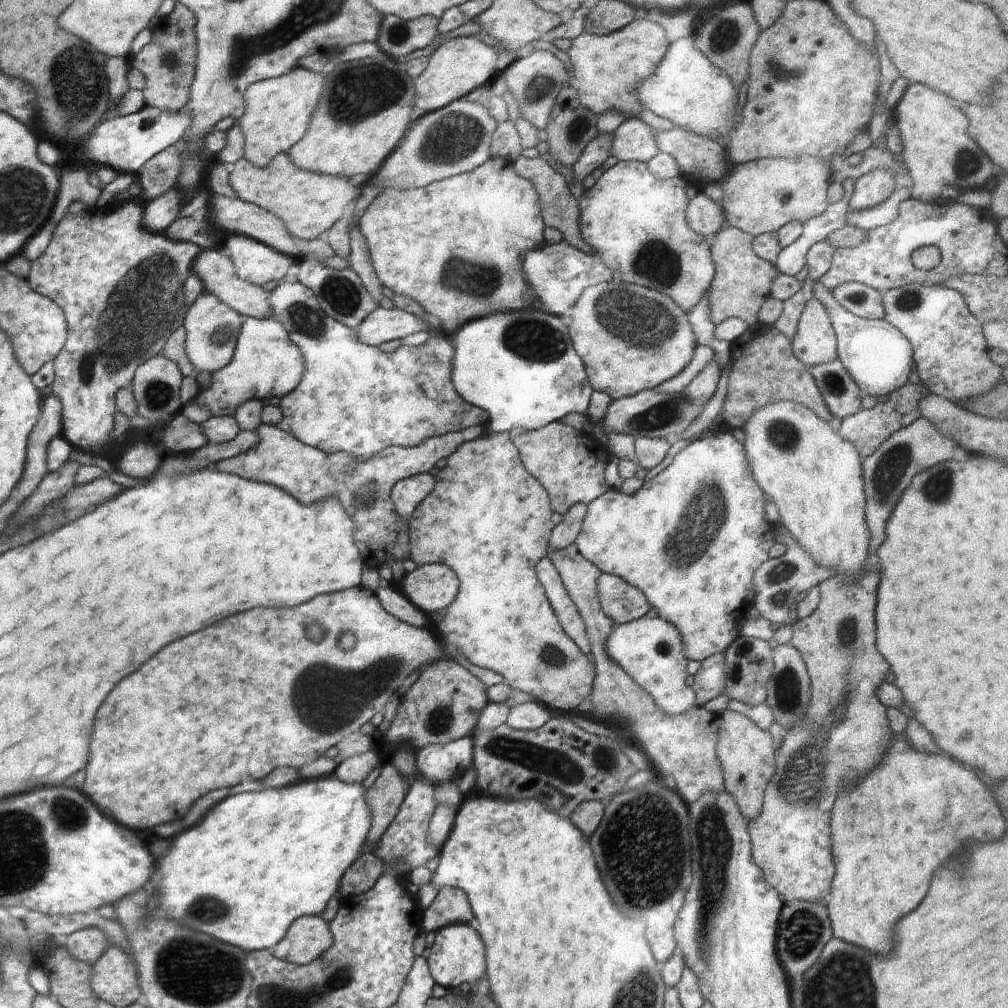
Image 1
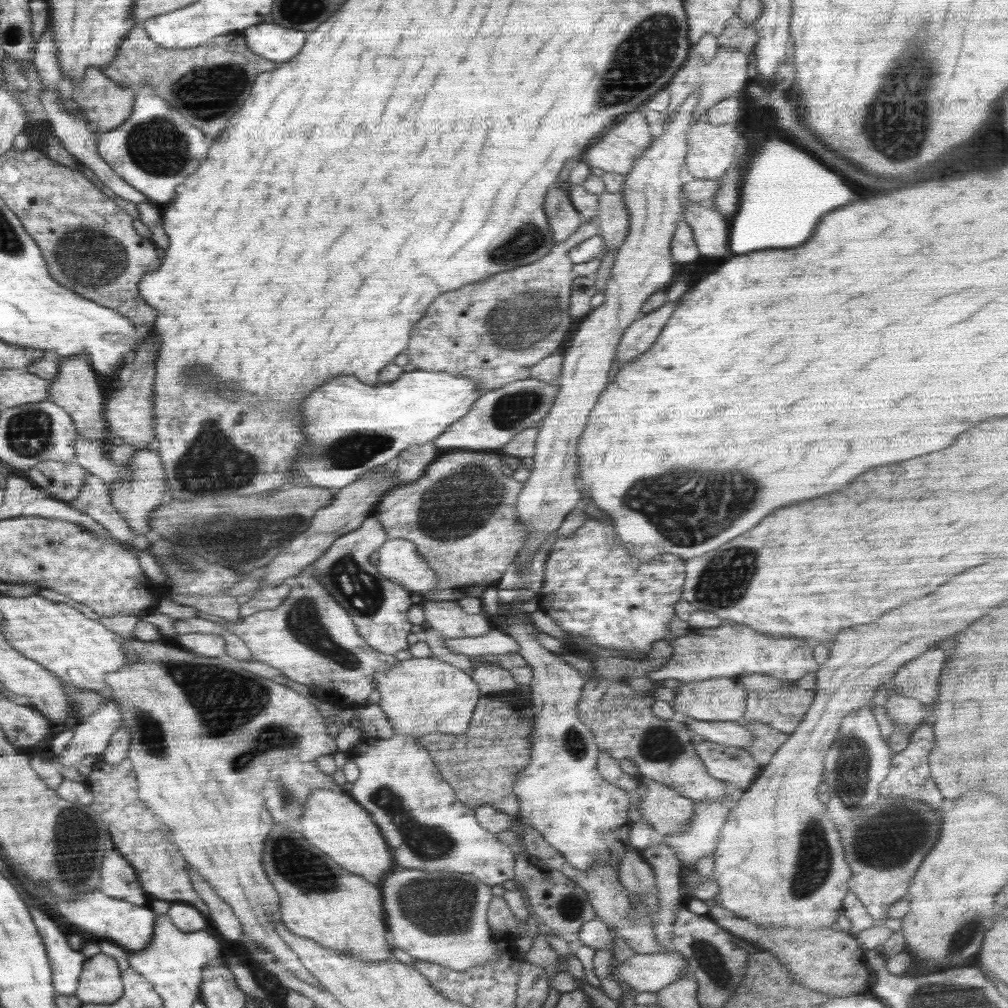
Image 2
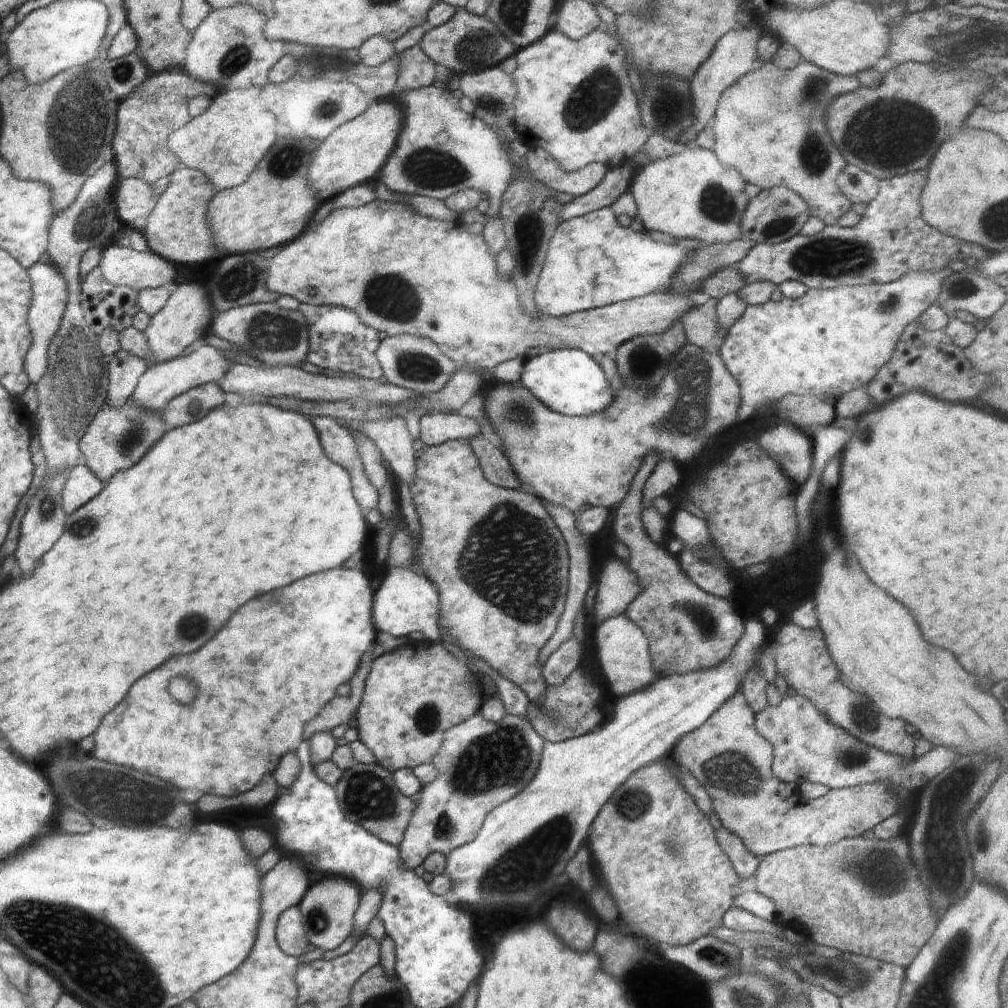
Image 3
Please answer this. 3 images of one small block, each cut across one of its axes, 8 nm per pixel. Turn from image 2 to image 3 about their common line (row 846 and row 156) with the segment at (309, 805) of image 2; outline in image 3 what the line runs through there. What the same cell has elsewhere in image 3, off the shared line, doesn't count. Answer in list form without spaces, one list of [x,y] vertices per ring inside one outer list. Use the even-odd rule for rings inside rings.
[[[377,100],[358,116],[338,126],[336,132],[331,132],[326,140],[322,140],[307,172],[309,183],[319,190],[318,198],[331,200],[352,186],[376,178],[397,143],[403,120],[403,110],[394,100]]]

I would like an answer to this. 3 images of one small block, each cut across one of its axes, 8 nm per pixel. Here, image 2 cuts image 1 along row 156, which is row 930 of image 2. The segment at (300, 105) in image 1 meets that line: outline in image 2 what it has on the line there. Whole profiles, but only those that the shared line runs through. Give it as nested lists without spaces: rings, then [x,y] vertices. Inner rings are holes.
[[[124,636],[123,653],[125,654],[125,663],[122,669],[117,670],[115,673],[106,674],[106,690],[108,692],[108,700],[118,702],[120,706],[120,717],[122,717],[122,727],[132,732],[131,736],[132,744],[127,750],[127,758],[132,761],[133,771],[136,772],[137,782],[140,790],[137,791],[137,795],[142,802],[145,802],[151,809],[156,818],[160,818],[162,822],[166,822],[166,826],[170,828],[170,838],[172,838],[172,844],[179,848],[182,852],[186,862],[192,864],[196,868],[198,874],[202,874],[206,878],[206,882],[213,886],[213,891],[221,896],[227,905],[232,907],[235,917],[241,922],[243,926],[243,932],[245,934],[246,944],[256,945],[257,949],[266,949],[269,953],[273,954],[273,960],[280,962],[282,968],[292,971],[294,976],[298,978],[304,978],[304,982],[316,982],[312,980],[312,976],[308,974],[308,970],[304,970],[304,966],[300,964],[300,960],[296,958],[296,953],[289,947],[288,944],[280,938],[279,934],[276,934],[273,924],[276,921],[282,921],[279,914],[280,908],[280,896],[277,895],[274,890],[273,884],[268,880],[264,867],[262,866],[262,850],[264,850],[264,838],[268,836],[268,832],[272,831],[274,825],[274,818],[270,814],[270,810],[266,810],[266,796],[270,796],[268,792],[264,790],[272,790],[270,786],[270,778],[276,774],[272,772],[274,768],[280,768],[282,763],[296,760],[298,762],[315,762],[320,756],[334,755],[338,752],[338,745],[336,745],[336,738],[330,736],[327,728],[327,720],[318,713],[316,705],[312,705],[306,697],[302,696],[298,692],[276,684],[272,680],[268,680],[263,676],[258,676],[253,672],[248,672],[243,668],[240,668],[239,662],[230,657],[226,653],[222,653],[217,657],[205,657],[194,654],[186,648],[181,646],[170,646],[161,644],[158,641],[144,642],[137,639],[134,636]]]

